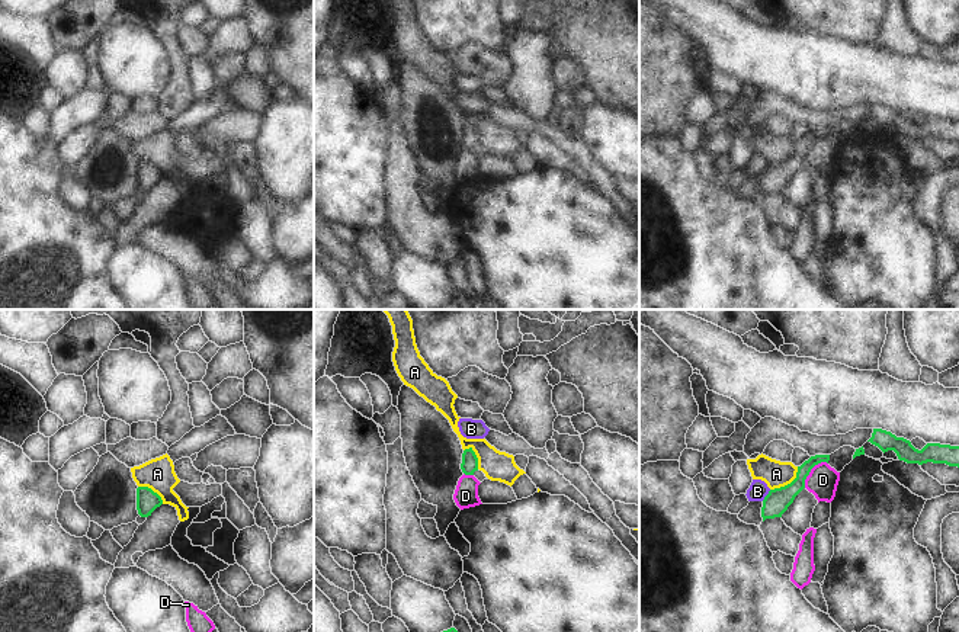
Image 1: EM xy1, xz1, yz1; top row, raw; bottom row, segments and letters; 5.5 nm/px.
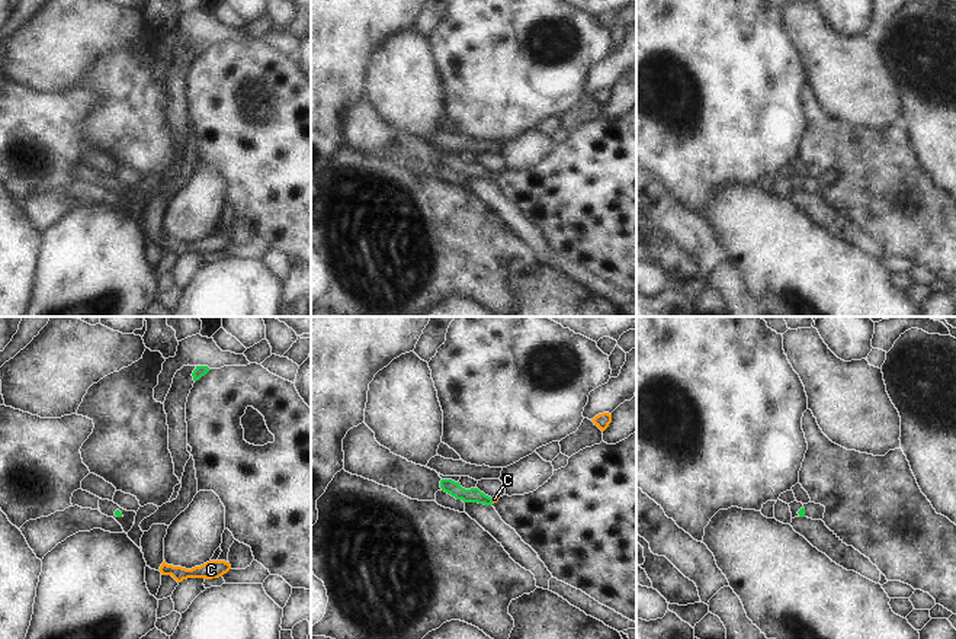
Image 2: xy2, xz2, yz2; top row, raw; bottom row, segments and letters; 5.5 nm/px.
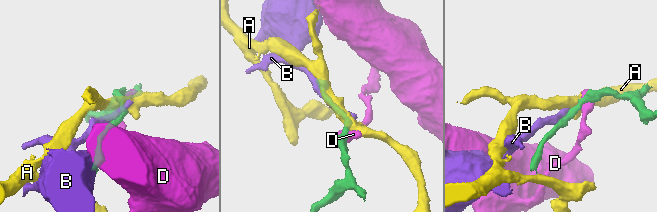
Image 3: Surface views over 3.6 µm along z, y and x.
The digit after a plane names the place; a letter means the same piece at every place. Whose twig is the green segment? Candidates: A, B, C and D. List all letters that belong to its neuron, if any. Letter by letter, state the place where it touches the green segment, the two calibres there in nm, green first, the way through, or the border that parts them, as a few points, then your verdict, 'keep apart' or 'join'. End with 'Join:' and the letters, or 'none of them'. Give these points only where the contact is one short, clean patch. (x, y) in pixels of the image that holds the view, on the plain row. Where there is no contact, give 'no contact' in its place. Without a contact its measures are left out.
A: meets green in yz1 at (788, 159); 140 nm thick on the green side, 150 nm on the other; border along yz1 (798, 141), (796, 150), (789, 157), (770, 164); keep apart
B: meets green in yz1 at (766, 170); 140 nm thick on the green side, 100 nm on the other; border along yz1 (770, 164), (762, 175); keep apart
C: meets green in xz2 at (491, 176); 80 nm thick on the green side, 30 nm on the other; border along xz2 (491, 173), (493, 177); keep apart
D: meets green in yz1 at (810, 146); 140 nm thick on the green side, 170 nm on the other; border along yz1 (826, 135), (821, 135), (811, 144), (804, 161); keep apart
Join: none of them

